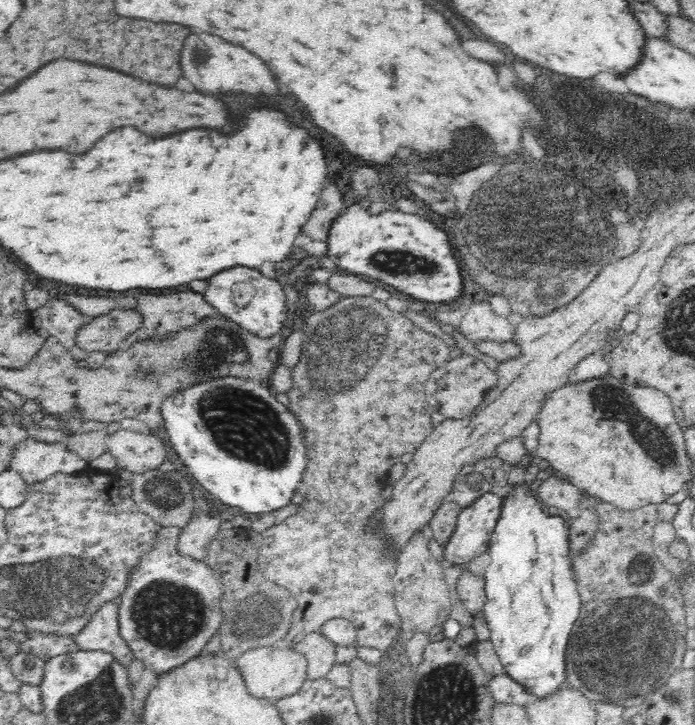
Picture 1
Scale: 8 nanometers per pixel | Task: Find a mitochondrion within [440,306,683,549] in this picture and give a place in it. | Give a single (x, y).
(613, 403)

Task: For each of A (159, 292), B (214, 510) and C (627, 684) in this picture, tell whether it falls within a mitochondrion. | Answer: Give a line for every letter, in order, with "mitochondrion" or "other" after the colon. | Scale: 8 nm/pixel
A: other
B: other
C: mitochondrion

